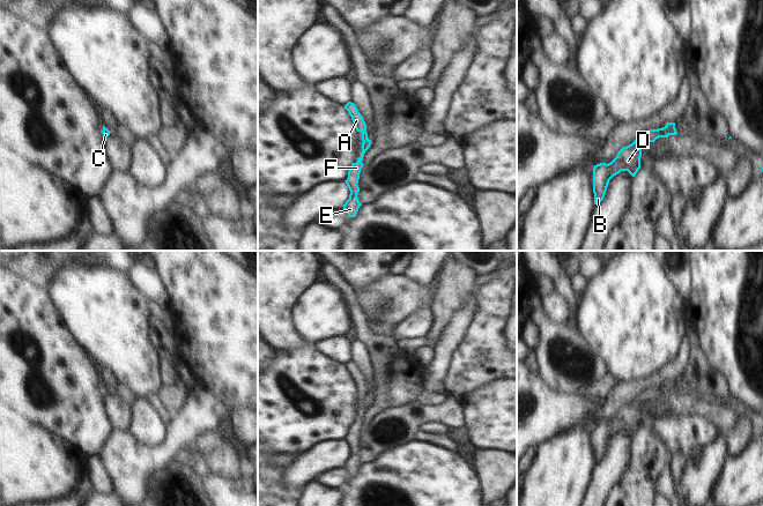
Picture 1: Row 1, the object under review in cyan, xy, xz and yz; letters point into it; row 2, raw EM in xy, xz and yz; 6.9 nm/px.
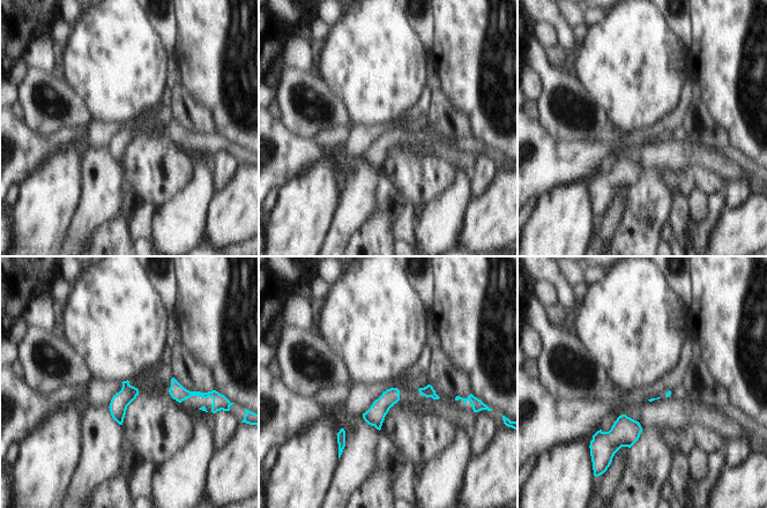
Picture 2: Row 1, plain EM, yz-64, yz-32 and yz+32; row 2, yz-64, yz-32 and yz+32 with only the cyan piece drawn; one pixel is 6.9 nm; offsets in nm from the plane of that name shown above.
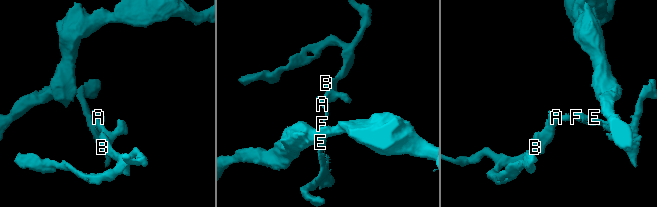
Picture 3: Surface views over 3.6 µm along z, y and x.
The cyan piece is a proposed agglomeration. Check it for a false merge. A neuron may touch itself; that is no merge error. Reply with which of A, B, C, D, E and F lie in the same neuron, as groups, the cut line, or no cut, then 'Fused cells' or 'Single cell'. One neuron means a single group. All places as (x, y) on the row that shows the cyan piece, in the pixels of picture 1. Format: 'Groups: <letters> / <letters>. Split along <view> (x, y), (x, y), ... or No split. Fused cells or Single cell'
Groups: A B C D E F. No split. Single cell.

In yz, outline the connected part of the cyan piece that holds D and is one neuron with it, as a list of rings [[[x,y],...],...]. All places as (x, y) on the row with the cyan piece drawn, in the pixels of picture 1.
[[[667,122],[665,127],[650,129],[643,133],[631,144],[623,147],[616,157],[608,164],[600,163],[593,169],[594,204],[599,204],[606,194],[609,180],[621,171],[628,171],[632,177],[640,169],[642,146],[645,142],[654,142],[659,137],[676,135],[675,122]]]

